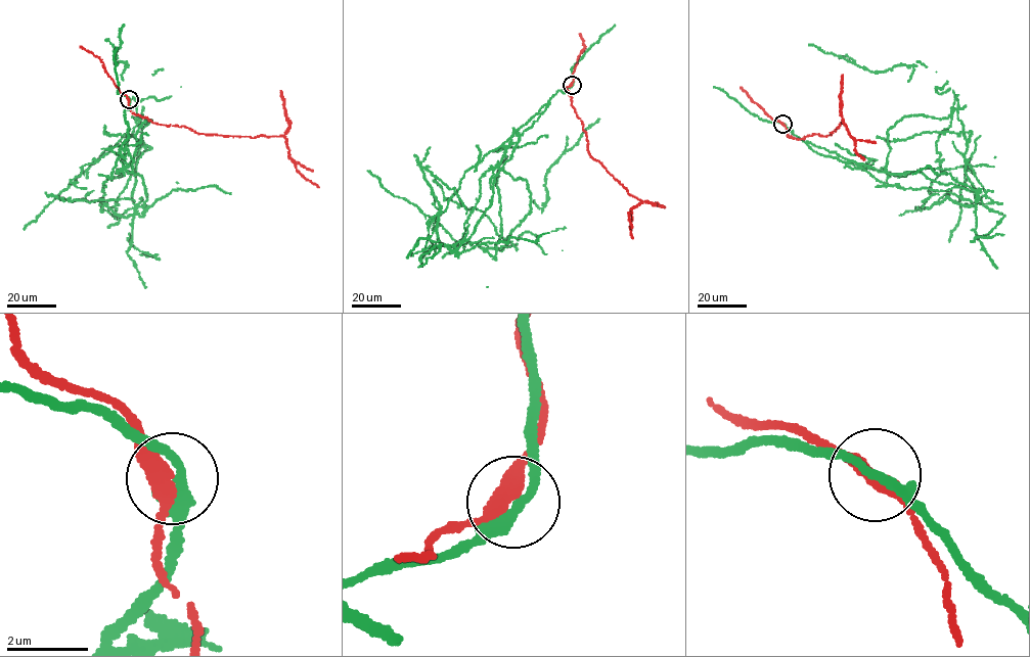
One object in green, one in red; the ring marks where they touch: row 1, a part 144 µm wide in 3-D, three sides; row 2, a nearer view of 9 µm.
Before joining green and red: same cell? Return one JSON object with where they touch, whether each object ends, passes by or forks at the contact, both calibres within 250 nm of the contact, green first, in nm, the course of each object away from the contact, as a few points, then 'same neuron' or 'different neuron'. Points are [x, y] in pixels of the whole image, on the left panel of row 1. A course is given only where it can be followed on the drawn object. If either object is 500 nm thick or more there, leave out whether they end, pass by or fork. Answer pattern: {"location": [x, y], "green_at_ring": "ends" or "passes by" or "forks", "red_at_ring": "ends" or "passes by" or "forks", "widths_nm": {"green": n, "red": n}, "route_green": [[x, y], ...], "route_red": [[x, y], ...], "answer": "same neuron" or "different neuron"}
{"location": [129, 99], "green_at_ring": "passes by", "red_at_ring": "passes by", "widths_nm": {"green": 240, "red": 340}, "route_green": [[129, 99], [117, 158], [128, 166], [150, 120], [139, 122], [132, 197], [144, 208], [127, 121]], "route_red": [[129, 99], [130, 111], [168, 126], [187, 127], [203, 134], [282, 136], [296, 170], [318, 187]], "answer": "different neuron"}

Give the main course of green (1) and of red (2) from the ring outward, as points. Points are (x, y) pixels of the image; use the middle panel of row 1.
1: (572, 85), (502, 145), (499, 168), (531, 195), (507, 245), (466, 241), (456, 252), (519, 135), (550, 102)
2: (572, 85), (565, 88), (582, 123), (589, 154), (629, 194), (641, 200), (628, 213), (631, 228)

